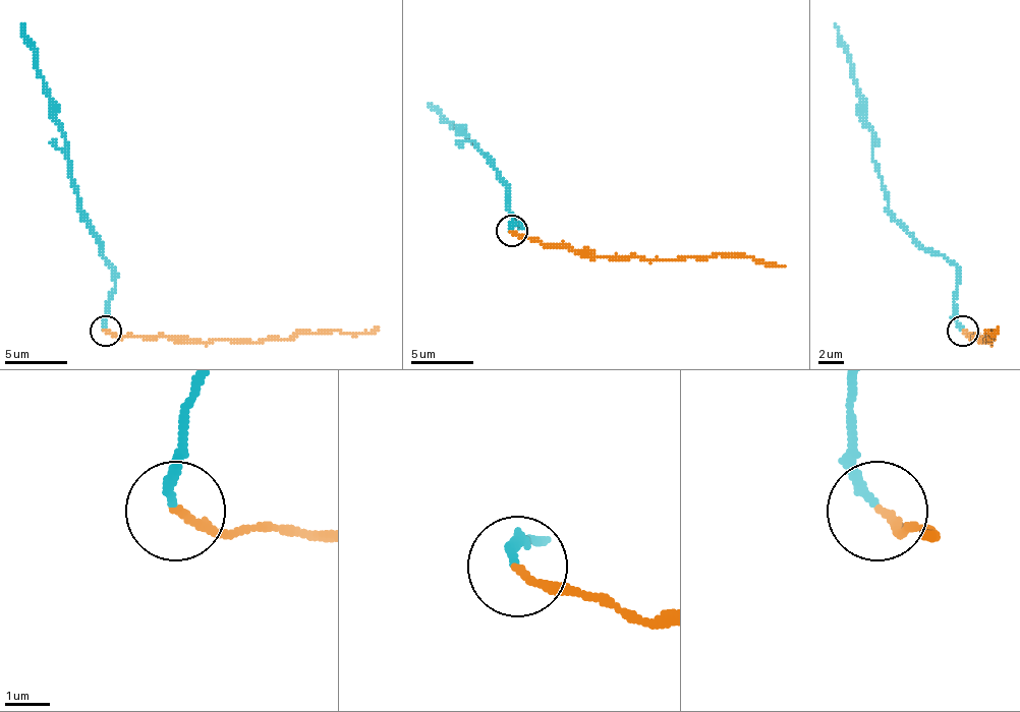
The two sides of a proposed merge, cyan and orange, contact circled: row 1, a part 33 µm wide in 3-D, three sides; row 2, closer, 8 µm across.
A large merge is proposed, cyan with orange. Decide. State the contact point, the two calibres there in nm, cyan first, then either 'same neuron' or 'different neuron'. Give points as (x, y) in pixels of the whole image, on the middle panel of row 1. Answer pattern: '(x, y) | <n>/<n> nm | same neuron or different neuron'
(512, 231) | 200/170 nm | same neuron

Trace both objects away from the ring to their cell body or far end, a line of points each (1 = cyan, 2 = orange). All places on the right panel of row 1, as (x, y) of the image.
1: (963, 330), (954, 302), (957, 268), (931, 255), (888, 209), (872, 158), (866, 102), (835, 23)
2: (963, 330), (969, 336), (992, 342), (985, 333), (995, 333), (998, 327)

